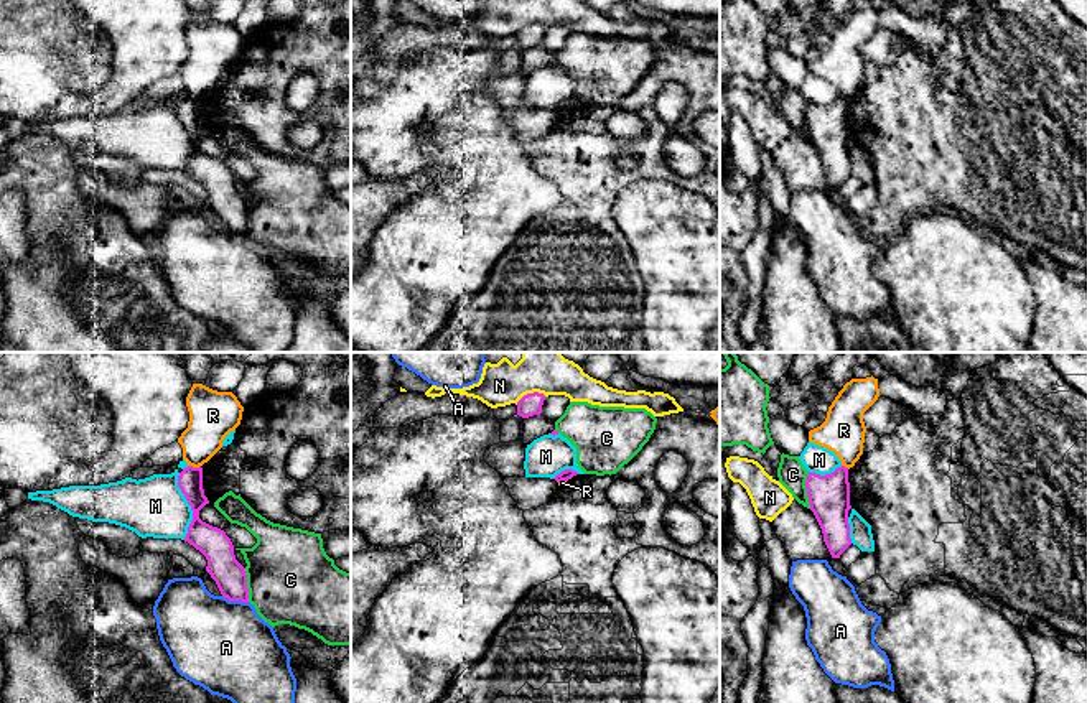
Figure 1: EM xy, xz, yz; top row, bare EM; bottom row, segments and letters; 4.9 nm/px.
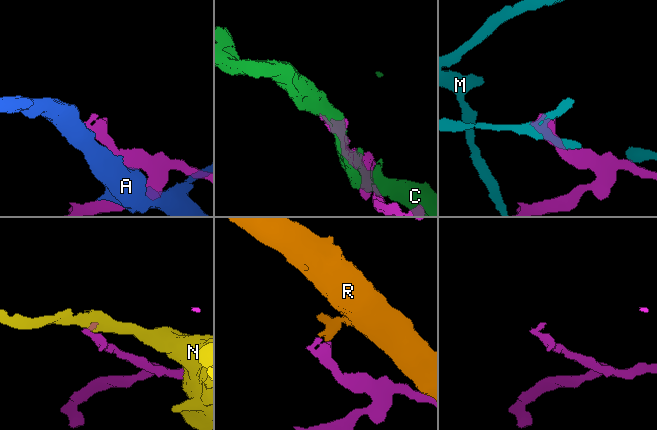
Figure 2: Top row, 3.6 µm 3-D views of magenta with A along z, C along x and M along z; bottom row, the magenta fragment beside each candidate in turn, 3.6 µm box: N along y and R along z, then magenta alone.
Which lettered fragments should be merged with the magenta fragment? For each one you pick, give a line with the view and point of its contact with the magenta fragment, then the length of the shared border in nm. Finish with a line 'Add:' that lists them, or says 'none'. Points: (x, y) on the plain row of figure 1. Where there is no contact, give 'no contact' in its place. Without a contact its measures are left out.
Add: none

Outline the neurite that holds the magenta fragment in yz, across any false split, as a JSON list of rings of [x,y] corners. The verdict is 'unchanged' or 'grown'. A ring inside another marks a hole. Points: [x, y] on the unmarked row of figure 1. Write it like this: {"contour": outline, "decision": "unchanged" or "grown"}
{"contour": [[[840,97],[825,107],[809,104],[805,119],[810,142],[822,160],[823,173],[832,189],[840,189],[851,176],[848,155],[848,142],[851,140],[848,99]]], "decision": "unchanged"}

